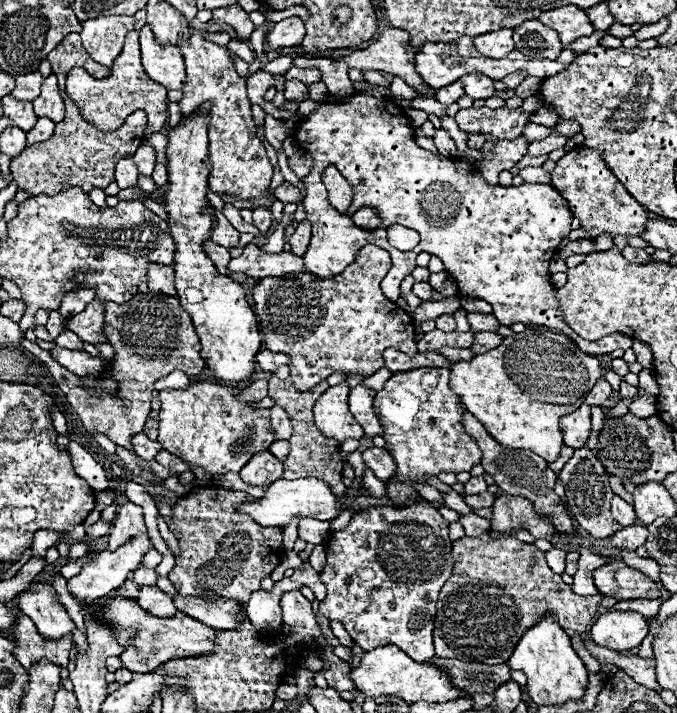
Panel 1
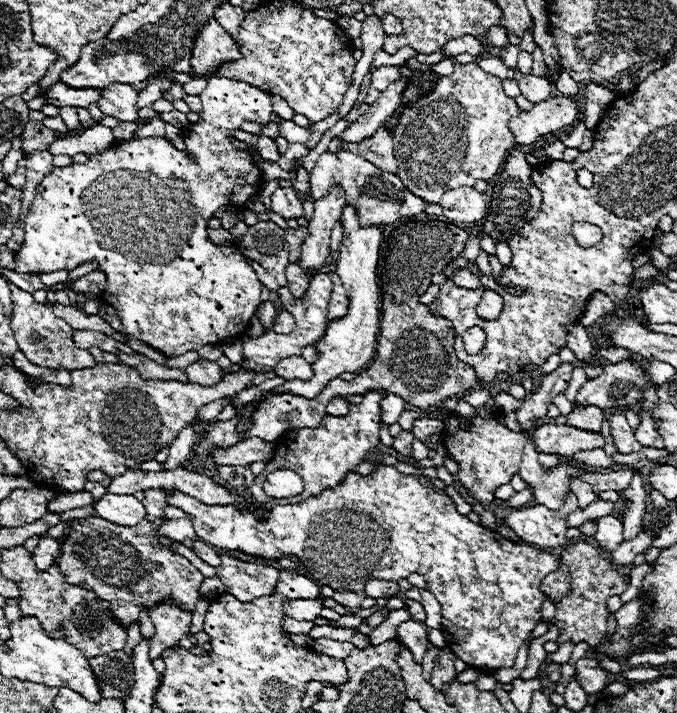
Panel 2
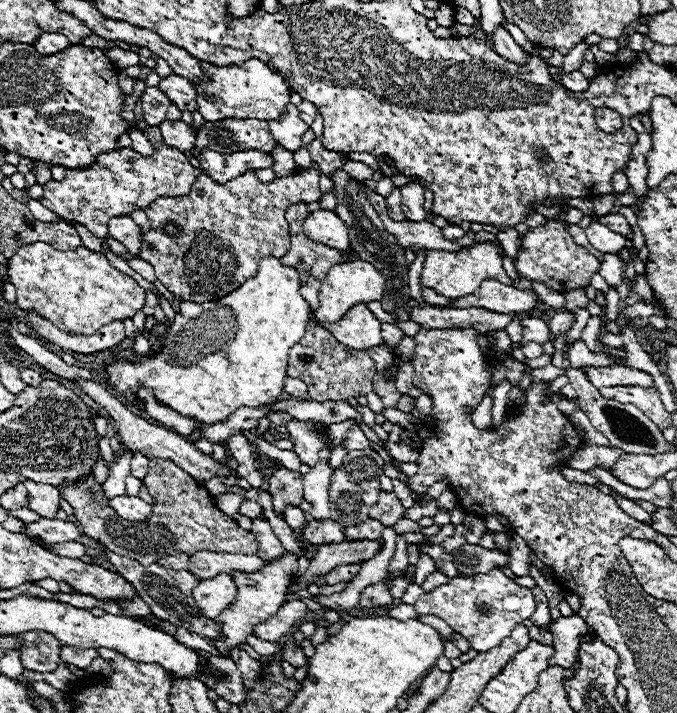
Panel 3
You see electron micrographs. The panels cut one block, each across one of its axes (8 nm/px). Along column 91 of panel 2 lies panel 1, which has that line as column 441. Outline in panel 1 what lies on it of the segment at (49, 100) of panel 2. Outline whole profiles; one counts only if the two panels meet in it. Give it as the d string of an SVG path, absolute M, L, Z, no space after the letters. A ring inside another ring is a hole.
M452 82L450 86L446 86L446 88L442 88L442 90L436 92L436 100L442 102L444 106L450 106L450 104L456 102L460 96L464 96L464 88L462 88L460 82Z

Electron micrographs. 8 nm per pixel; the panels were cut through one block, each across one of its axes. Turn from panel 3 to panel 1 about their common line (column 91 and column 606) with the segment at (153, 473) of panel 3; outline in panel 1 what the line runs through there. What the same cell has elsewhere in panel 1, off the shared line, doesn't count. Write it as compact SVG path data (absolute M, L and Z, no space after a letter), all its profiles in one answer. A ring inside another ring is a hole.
M578 448L574 456L568 460L568 464L558 472L558 480L566 488L566 506L574 514L574 518L580 522L580 526L592 534L594 538L608 538L622 526L614 522L611 514L611 500L614 496L608 476L604 472L604 466L600 460L588 450L588 448Z

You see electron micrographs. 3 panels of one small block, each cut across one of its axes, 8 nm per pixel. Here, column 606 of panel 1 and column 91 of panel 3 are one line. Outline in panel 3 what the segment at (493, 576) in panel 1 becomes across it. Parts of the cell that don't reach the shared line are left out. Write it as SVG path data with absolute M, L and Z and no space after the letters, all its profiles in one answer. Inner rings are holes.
M62 646L60 650L60 658L62 662L68 662L68 664L74 664L78 668L86 668L92 664L92 660L96 658L96 650L90 650L90 648L74 648L74 646Z

